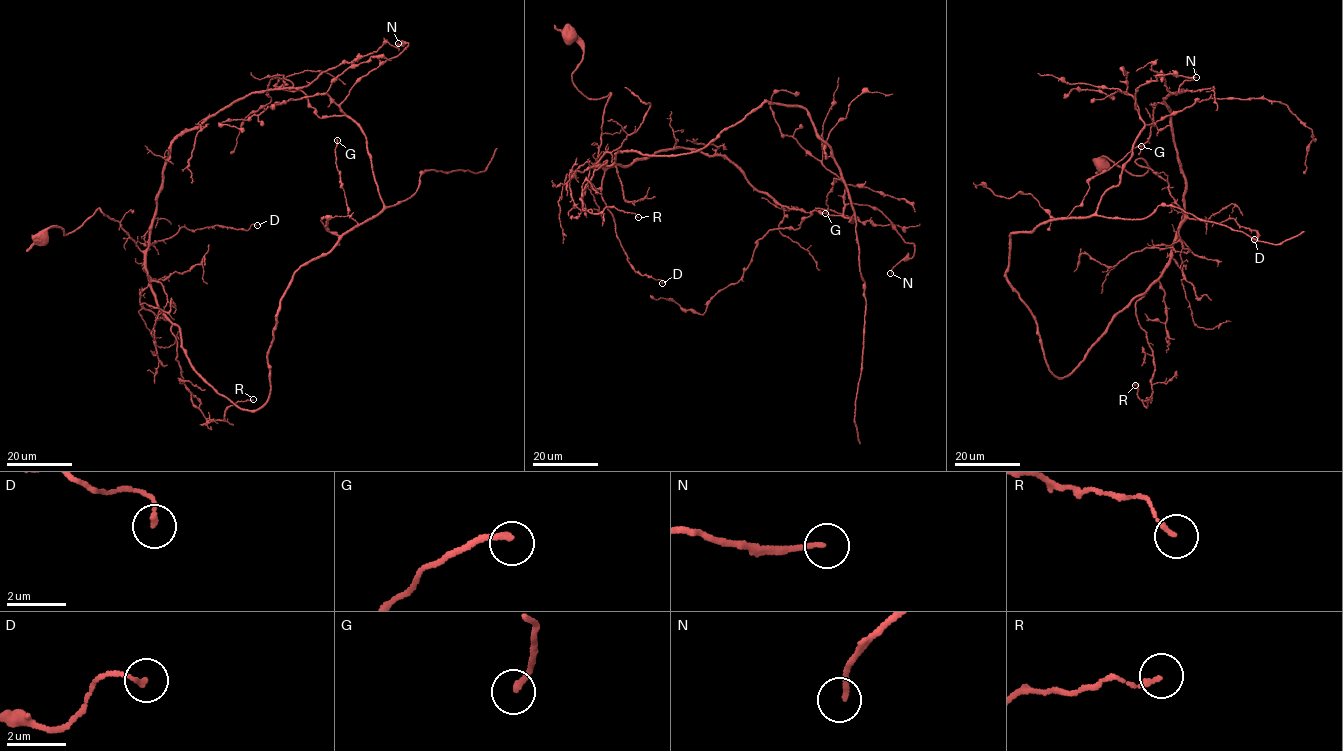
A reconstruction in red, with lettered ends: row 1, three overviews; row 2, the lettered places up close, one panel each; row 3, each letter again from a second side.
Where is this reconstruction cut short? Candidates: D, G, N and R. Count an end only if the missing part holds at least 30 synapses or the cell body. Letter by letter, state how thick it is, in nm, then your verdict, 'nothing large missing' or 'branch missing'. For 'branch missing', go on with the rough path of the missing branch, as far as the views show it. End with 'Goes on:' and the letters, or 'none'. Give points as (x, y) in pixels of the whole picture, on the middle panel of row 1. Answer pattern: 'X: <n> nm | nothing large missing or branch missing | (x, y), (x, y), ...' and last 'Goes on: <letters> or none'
D: 150 nm | nothing large missing
G: 200 nm | nothing large missing
N: 150 nm | nothing large missing
R: 130 nm | nothing large missing
Goes on: none

